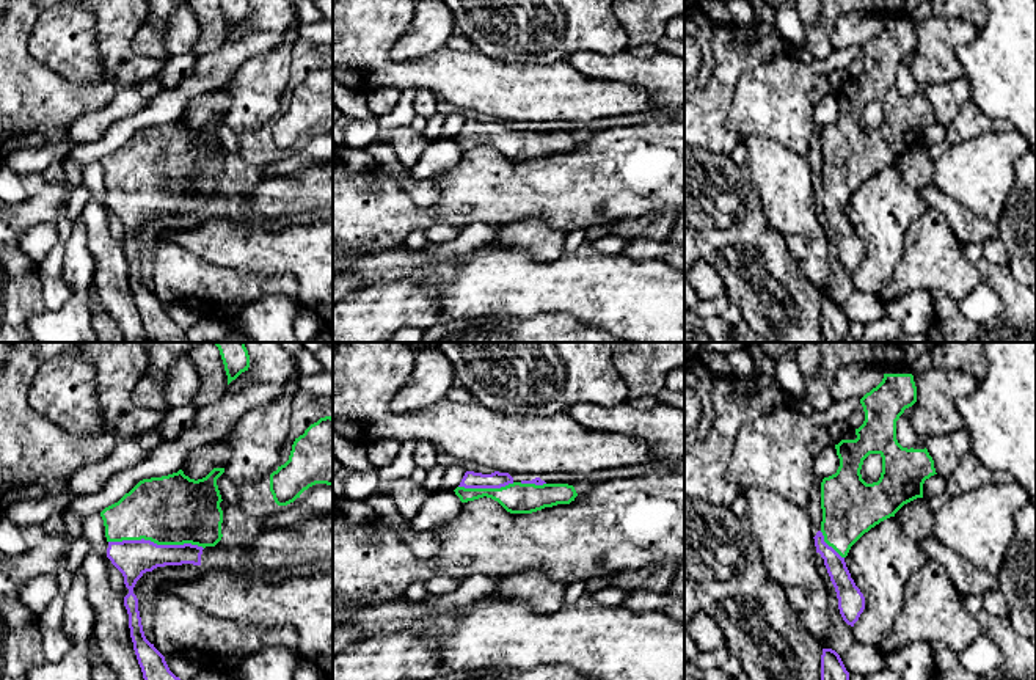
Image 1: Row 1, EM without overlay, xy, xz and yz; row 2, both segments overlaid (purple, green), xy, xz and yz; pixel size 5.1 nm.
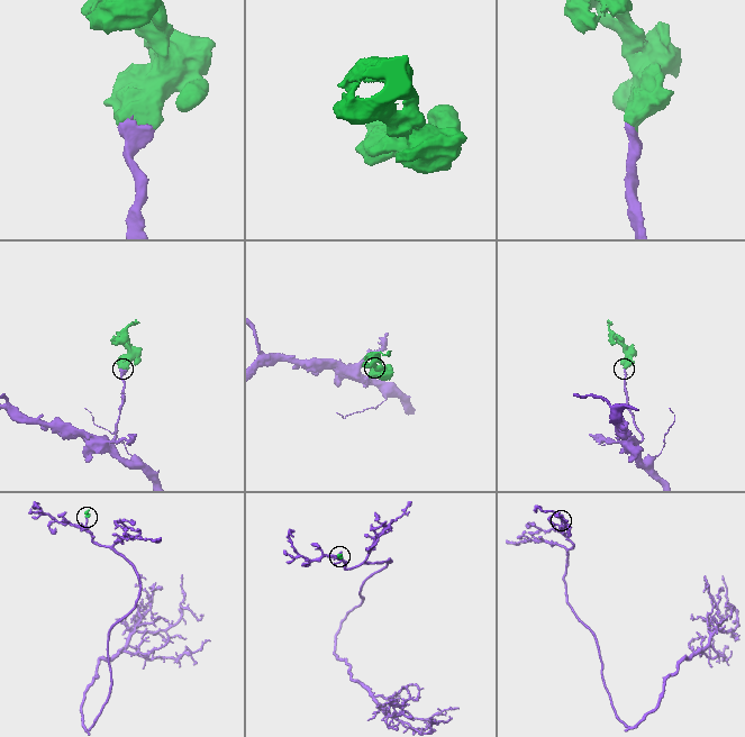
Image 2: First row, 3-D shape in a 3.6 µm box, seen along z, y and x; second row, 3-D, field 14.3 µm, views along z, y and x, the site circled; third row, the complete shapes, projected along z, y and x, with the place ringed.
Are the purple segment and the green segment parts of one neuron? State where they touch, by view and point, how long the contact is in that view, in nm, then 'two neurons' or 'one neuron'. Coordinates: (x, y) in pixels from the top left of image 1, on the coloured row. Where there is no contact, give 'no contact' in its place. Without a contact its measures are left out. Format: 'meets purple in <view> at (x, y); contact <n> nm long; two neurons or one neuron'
meets purple in xy at (156, 544); contact 480 nm long; one neuron

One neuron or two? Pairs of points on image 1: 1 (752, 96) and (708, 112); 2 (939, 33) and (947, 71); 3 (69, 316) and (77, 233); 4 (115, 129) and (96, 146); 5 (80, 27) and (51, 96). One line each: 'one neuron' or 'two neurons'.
1: two neurons
2: one neuron
3: one neuron
4: one neuron
5: two neurons

